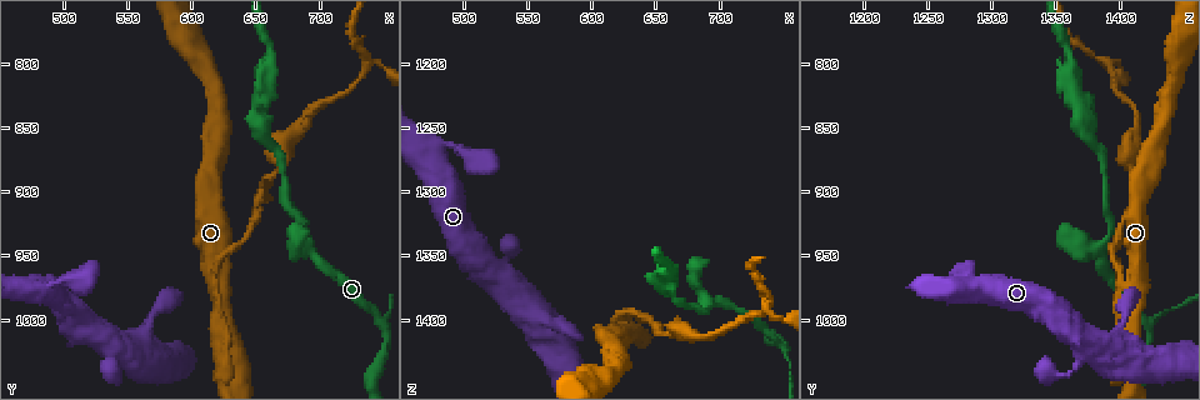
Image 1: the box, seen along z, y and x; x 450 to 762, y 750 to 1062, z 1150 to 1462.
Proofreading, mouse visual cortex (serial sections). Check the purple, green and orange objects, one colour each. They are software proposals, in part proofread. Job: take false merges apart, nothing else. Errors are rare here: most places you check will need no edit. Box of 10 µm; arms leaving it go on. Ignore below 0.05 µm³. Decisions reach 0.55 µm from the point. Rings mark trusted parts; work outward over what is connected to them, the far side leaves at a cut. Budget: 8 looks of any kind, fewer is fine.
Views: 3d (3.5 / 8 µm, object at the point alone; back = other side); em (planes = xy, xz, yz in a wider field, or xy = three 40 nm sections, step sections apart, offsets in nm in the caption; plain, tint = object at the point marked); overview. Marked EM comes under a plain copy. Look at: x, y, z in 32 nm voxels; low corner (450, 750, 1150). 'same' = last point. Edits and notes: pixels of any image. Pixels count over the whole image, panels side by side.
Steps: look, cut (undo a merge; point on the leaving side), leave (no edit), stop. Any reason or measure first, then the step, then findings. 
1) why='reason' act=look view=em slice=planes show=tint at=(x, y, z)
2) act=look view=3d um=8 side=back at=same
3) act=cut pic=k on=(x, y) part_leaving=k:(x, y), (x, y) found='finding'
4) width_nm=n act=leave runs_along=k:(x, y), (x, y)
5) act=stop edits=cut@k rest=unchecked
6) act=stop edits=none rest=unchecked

act=look view=3d um=3.5 at=(618, 964, 1412)

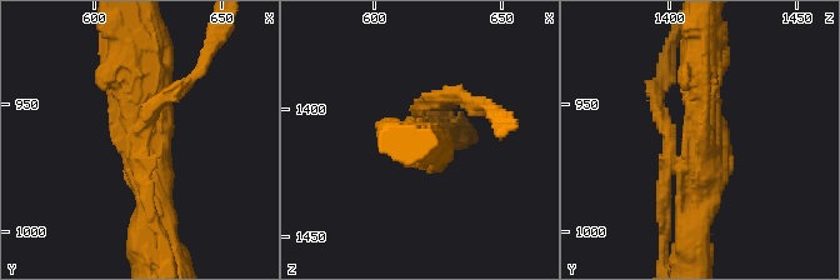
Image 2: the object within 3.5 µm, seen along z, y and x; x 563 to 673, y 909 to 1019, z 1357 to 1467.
why='shape alone is not enough' act=look view=em slice=xy step=3 show=tint at=same

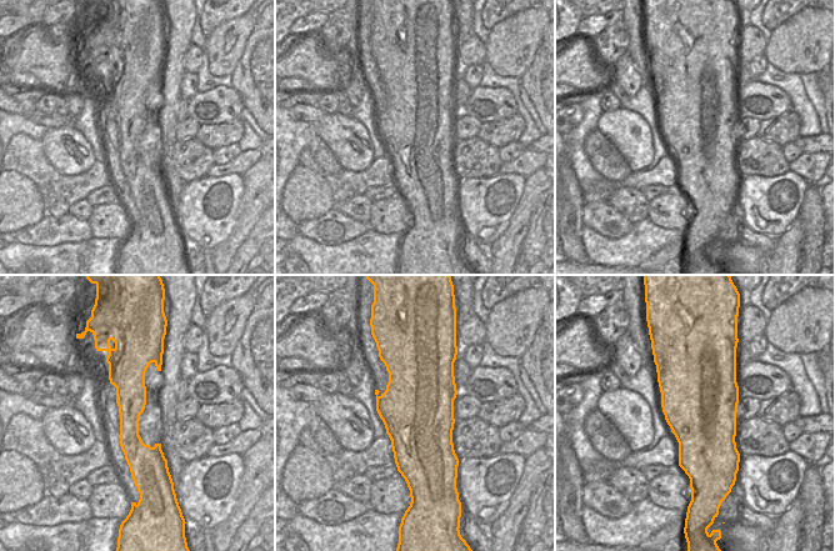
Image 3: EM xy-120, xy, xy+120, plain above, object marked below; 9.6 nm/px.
act=cut pic=2 on=(666, 119) part_leaving=2:(674, 170), (654, 93), (661, 74) found='a second cell is stuck on'

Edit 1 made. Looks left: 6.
act=look view=3d um=3.5 at=(692, 946, 1388)

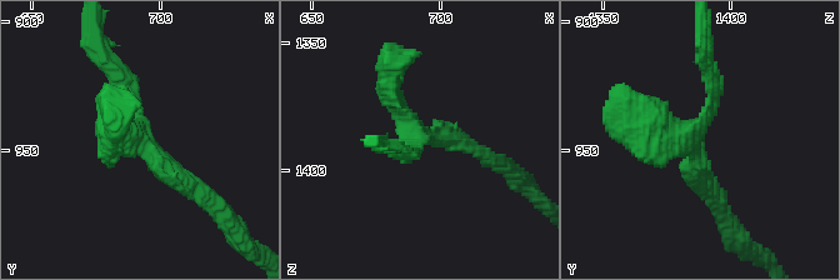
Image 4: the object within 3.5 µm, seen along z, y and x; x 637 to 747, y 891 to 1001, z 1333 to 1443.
arms=3 arm_widths_nm=200,200,300 why='shape alone is not enough' act=look view=em slice=xy step=1 show=tint at=(690, 944, 1386)

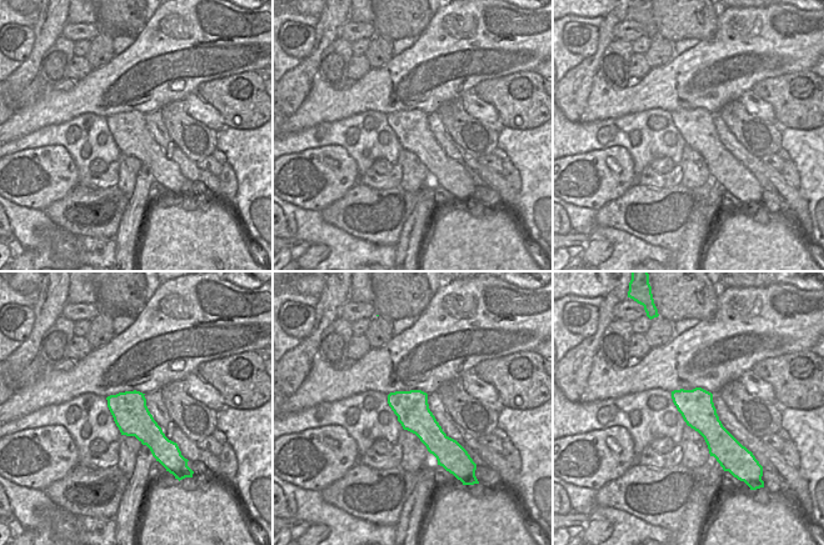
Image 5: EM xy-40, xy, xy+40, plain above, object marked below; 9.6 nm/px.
width_nm=320 act=leave runs_along=4:(198, 193), (136, 135), (109, 66) found='one cell here'

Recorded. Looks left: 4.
why='a narrow waist' act=look view=3d um=3.5 at=(648, 832, 1368)

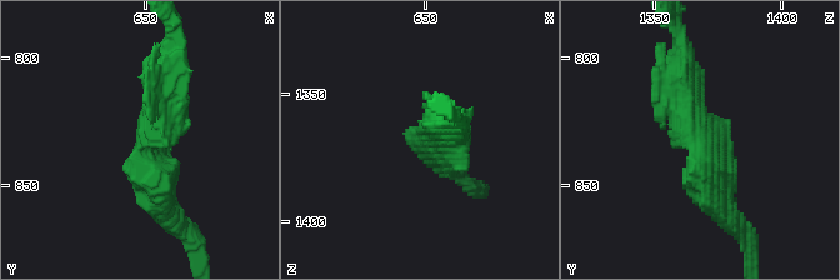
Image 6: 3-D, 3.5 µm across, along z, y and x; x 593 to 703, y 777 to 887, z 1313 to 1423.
why='shape alone is not enough' act=look view=em slice=xy step=1 show=tint at=(651, 833, 1369)

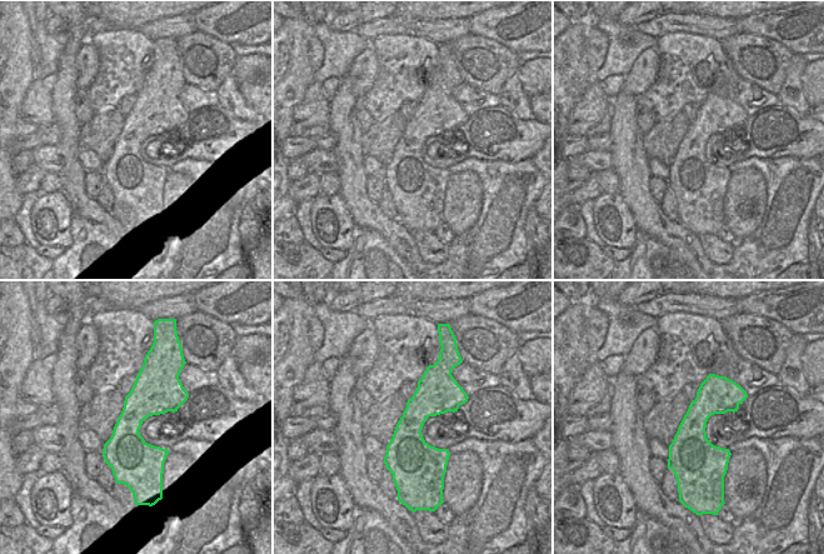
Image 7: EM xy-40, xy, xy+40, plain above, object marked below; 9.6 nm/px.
act=leave runs_along=6:(725, 211), (703, 178), (684, 70) found='continuous, no second cell'

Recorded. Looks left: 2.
act=stop edits=cut@2 rest=unchecked

